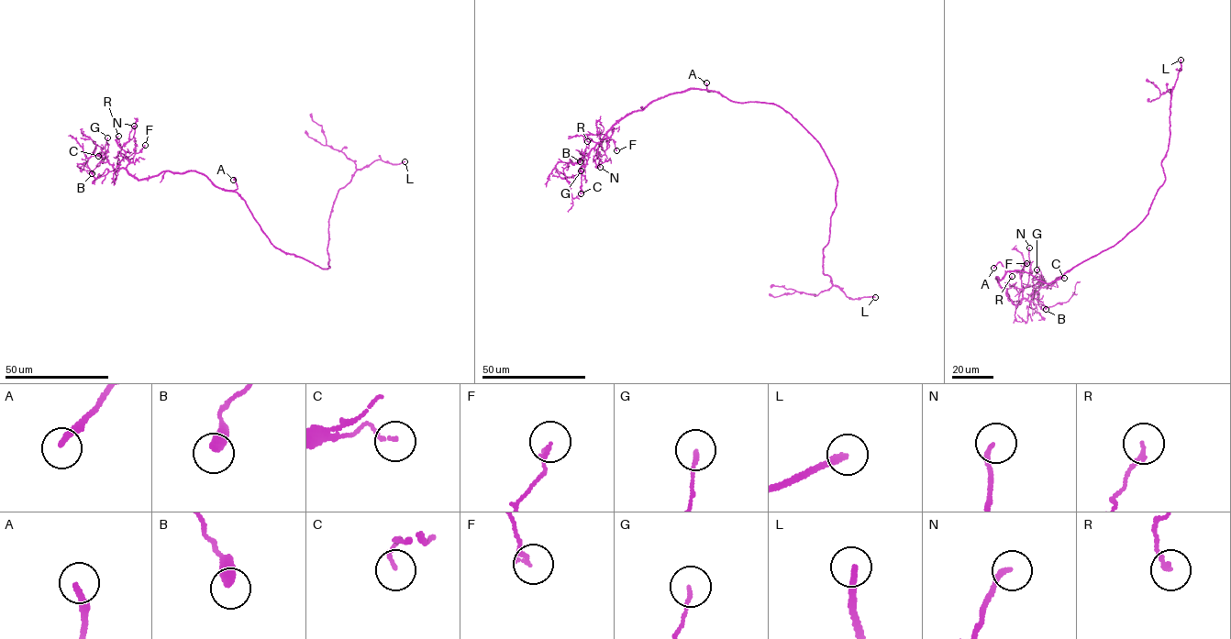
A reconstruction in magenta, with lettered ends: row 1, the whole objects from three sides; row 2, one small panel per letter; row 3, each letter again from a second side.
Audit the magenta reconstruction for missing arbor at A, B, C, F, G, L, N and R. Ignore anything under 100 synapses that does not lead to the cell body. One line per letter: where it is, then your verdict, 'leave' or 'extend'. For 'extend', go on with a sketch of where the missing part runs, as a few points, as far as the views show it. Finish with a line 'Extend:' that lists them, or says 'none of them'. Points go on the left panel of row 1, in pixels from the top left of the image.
A: place (233, 180); extend; course (233, 180), (235, 169), (225, 147)
B: place (92, 173); leave
C: place (98, 156); leave
F: place (145, 145); leave
G: place (107, 137); leave
L: place (404, 161); leave
N: place (134, 126); leave
R: place (118, 136); leave
Extend: A

